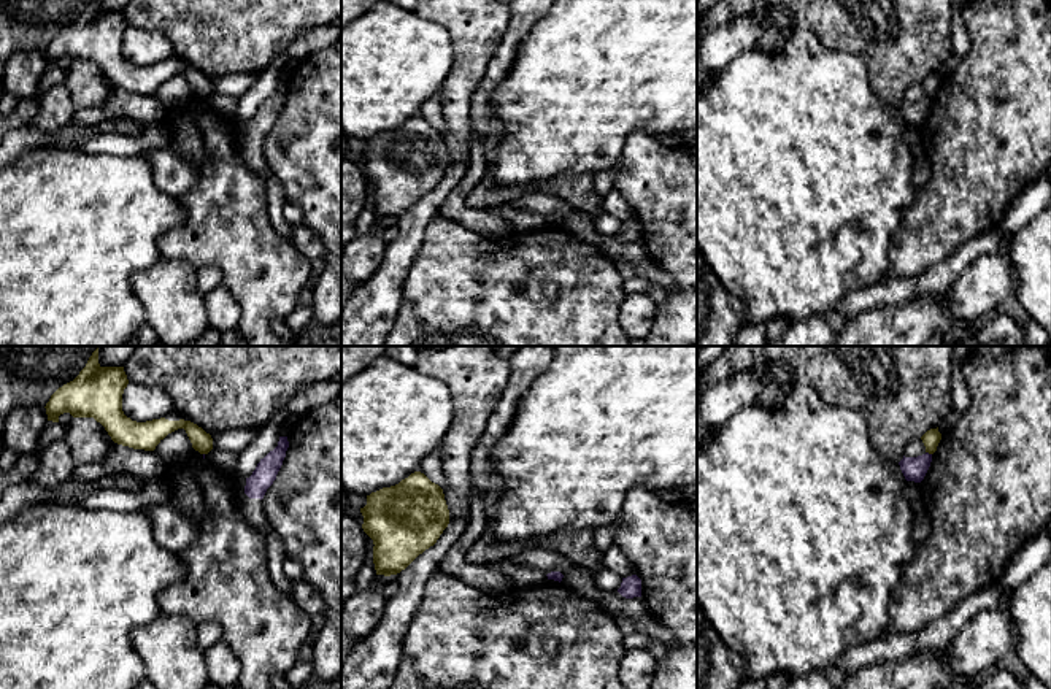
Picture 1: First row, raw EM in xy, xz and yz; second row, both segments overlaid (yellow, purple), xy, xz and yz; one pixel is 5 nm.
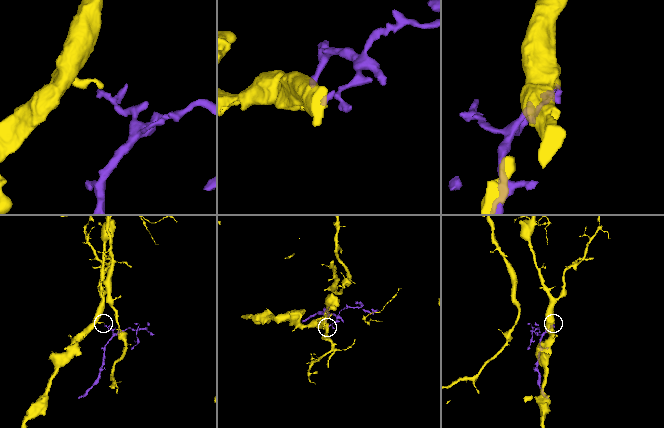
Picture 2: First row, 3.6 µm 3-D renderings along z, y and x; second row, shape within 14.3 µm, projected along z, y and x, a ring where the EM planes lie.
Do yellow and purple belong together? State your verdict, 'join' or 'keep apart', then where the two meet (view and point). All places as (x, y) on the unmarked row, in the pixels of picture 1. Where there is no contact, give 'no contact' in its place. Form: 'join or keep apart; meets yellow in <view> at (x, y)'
keep apart; meets yellow in yz at (929, 97)

